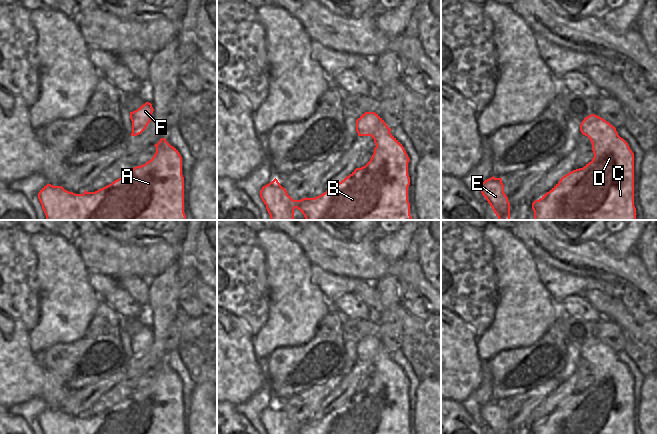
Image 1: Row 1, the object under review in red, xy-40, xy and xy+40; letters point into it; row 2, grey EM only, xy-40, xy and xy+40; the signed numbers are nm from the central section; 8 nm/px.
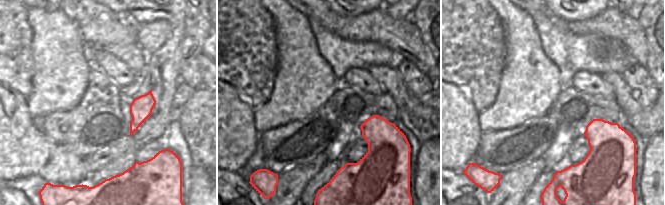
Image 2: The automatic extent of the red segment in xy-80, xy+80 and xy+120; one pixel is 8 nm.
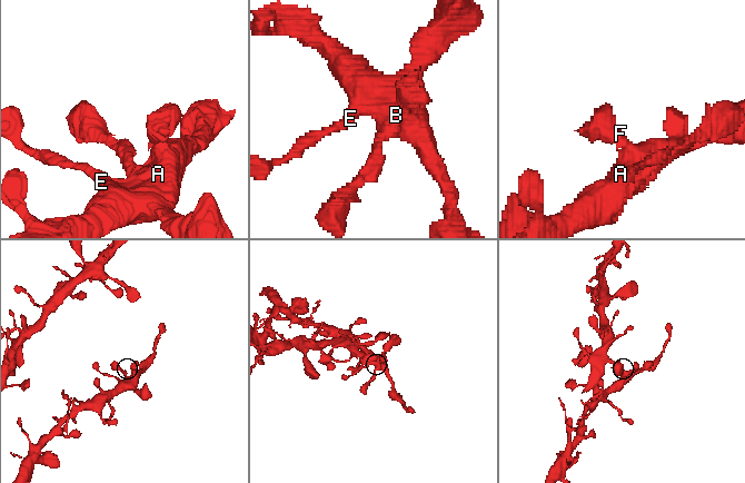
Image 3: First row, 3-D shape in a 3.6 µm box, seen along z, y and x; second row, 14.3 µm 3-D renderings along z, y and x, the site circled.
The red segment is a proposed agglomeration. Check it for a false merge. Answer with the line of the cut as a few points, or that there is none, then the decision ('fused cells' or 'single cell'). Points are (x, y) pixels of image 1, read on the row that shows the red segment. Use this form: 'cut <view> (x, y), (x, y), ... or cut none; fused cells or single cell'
cut none; single cell

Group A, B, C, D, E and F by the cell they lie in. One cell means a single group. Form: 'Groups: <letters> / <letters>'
Groups: A B C D E F

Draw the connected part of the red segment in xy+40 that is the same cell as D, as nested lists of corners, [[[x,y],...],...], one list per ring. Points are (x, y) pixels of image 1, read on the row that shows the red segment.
[[[591,114],[584,118],[580,125],[580,131],[583,135],[587,136],[592,143],[592,151],[594,153],[592,161],[583,168],[573,170],[563,176],[549,192],[532,203],[534,220],[636,220],[637,214],[634,206],[634,153],[630,149],[628,143],[618,135],[616,128],[612,124],[595,114]]]

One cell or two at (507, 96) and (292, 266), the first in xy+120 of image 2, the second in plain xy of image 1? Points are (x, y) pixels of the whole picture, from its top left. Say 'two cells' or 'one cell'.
one cell

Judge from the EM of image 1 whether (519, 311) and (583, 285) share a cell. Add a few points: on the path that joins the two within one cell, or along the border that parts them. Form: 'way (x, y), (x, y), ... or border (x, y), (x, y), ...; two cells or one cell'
border (539, 278), (547, 291), (557, 301), (561, 302); two cells

